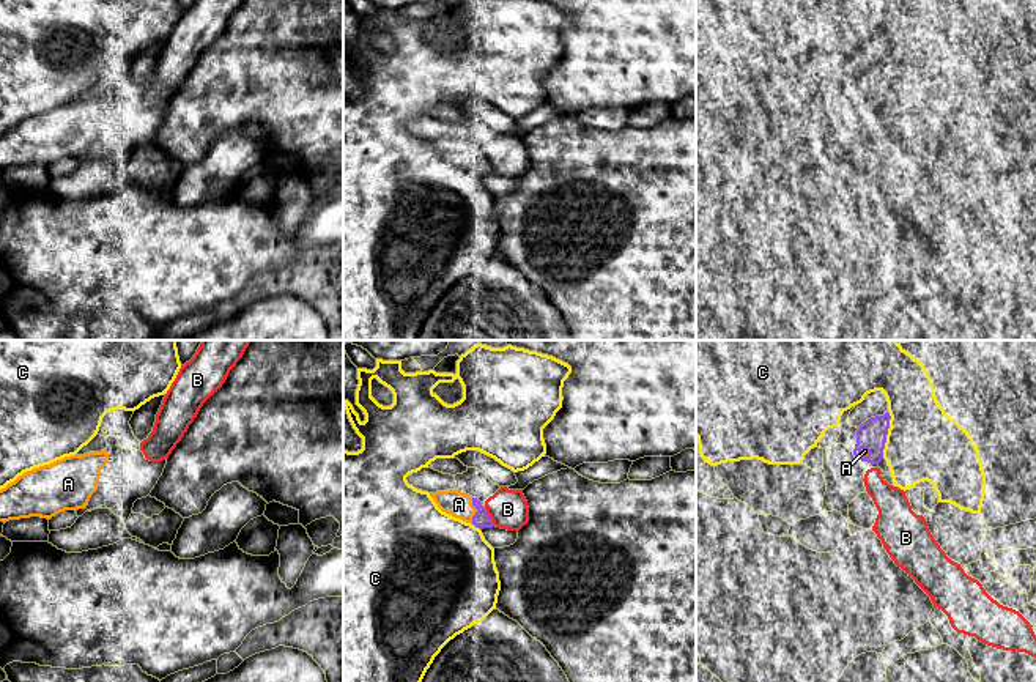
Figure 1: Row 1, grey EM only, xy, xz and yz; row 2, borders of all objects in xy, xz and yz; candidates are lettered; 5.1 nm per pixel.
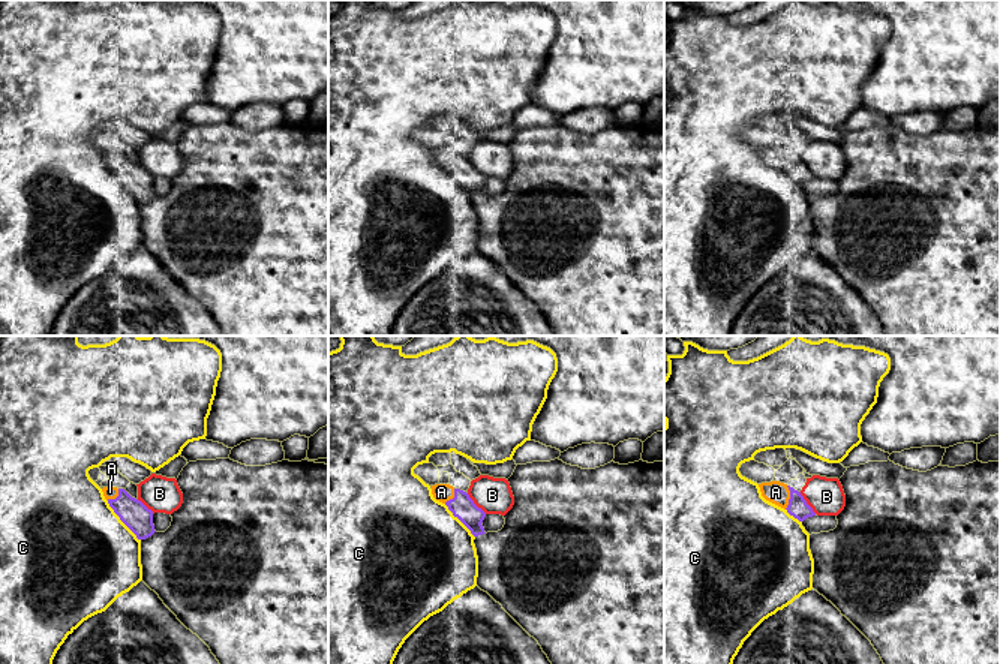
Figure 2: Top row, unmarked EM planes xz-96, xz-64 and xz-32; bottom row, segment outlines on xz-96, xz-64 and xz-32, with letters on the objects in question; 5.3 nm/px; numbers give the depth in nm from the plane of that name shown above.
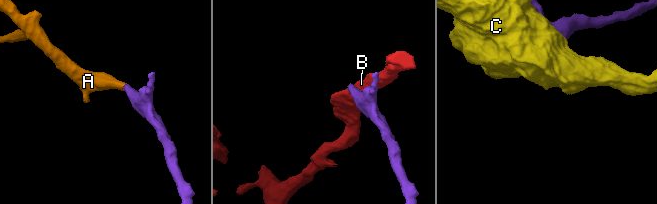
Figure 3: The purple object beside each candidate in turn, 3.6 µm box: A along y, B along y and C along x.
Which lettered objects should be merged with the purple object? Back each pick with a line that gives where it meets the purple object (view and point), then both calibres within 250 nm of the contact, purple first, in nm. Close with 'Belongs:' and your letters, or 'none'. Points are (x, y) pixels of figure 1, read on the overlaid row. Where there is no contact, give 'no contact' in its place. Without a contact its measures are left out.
A: xz (477, 511) | 90/130 nm
Belongs: A

